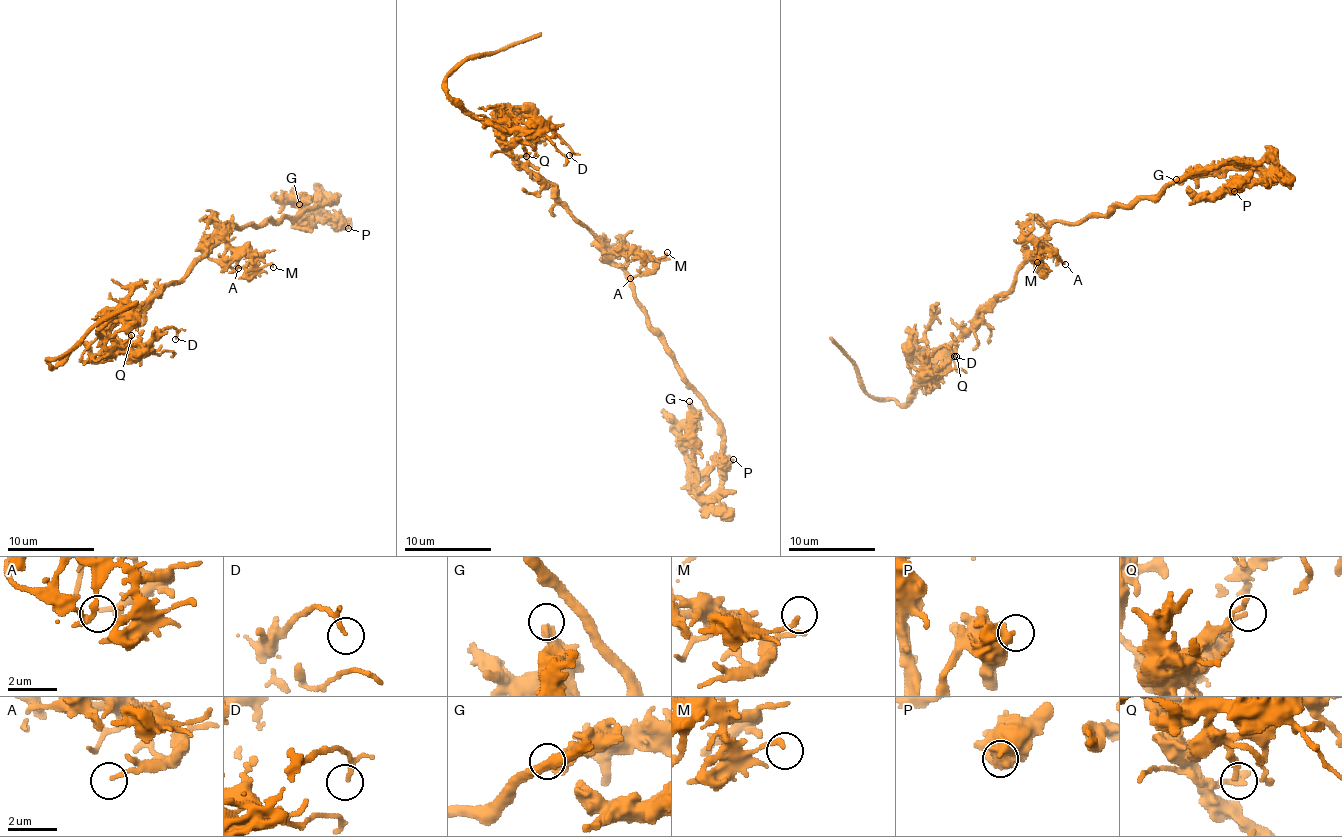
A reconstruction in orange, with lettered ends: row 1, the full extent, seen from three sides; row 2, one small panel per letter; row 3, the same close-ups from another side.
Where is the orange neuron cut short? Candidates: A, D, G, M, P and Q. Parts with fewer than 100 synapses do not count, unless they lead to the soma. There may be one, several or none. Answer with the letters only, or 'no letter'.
no letter

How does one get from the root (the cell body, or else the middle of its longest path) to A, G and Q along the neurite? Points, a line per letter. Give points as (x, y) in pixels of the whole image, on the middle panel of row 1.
A: (612, 260), (621, 256), (640, 259), (646, 273), (630, 278)
G: (612, 260), (717, 423), (720, 484), (705, 500), (681, 433), (689, 401)
Q: (612, 260), (605, 248), (507, 147), (519, 144), (526, 156)

